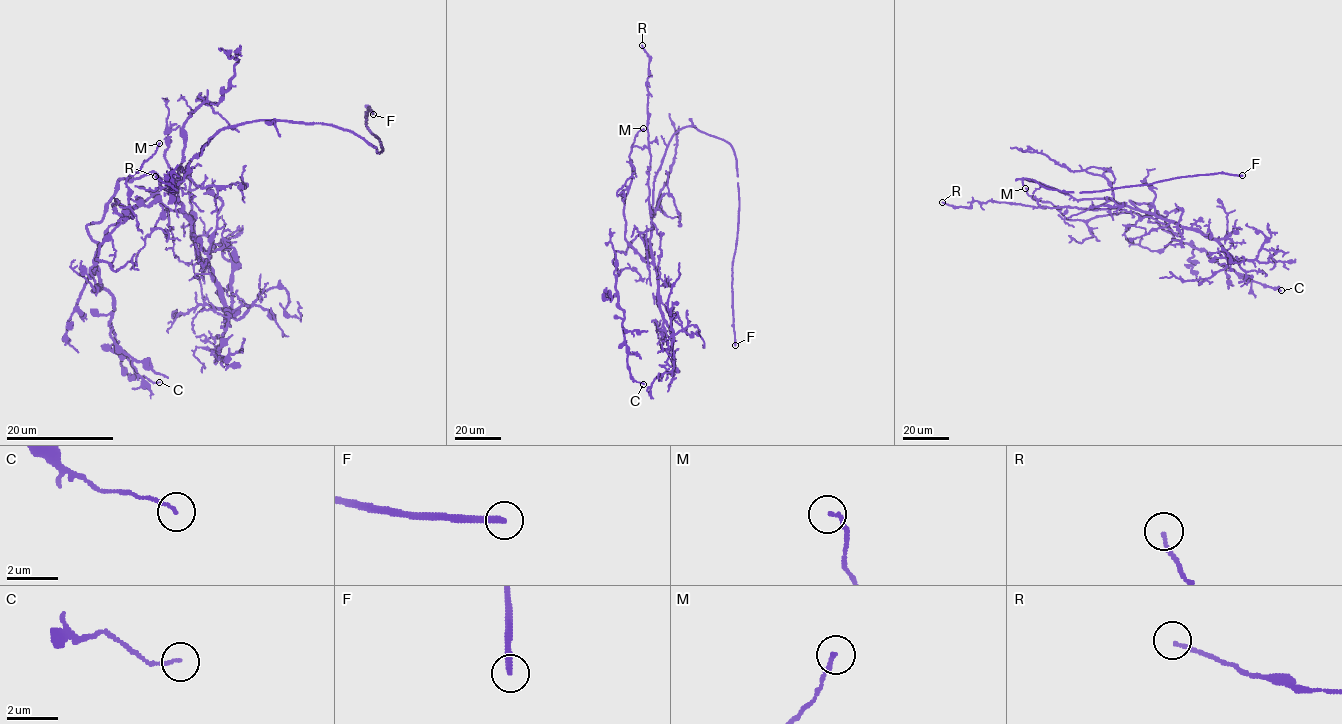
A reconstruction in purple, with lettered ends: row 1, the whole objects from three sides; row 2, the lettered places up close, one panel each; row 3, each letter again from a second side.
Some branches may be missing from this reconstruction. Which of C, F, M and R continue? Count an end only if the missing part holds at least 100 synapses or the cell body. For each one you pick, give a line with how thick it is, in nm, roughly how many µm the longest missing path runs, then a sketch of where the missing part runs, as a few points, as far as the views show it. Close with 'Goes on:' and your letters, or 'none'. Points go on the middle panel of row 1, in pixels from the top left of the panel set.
F: Thickness 240 nm. Missing length about 60 µm
Goes on: F

